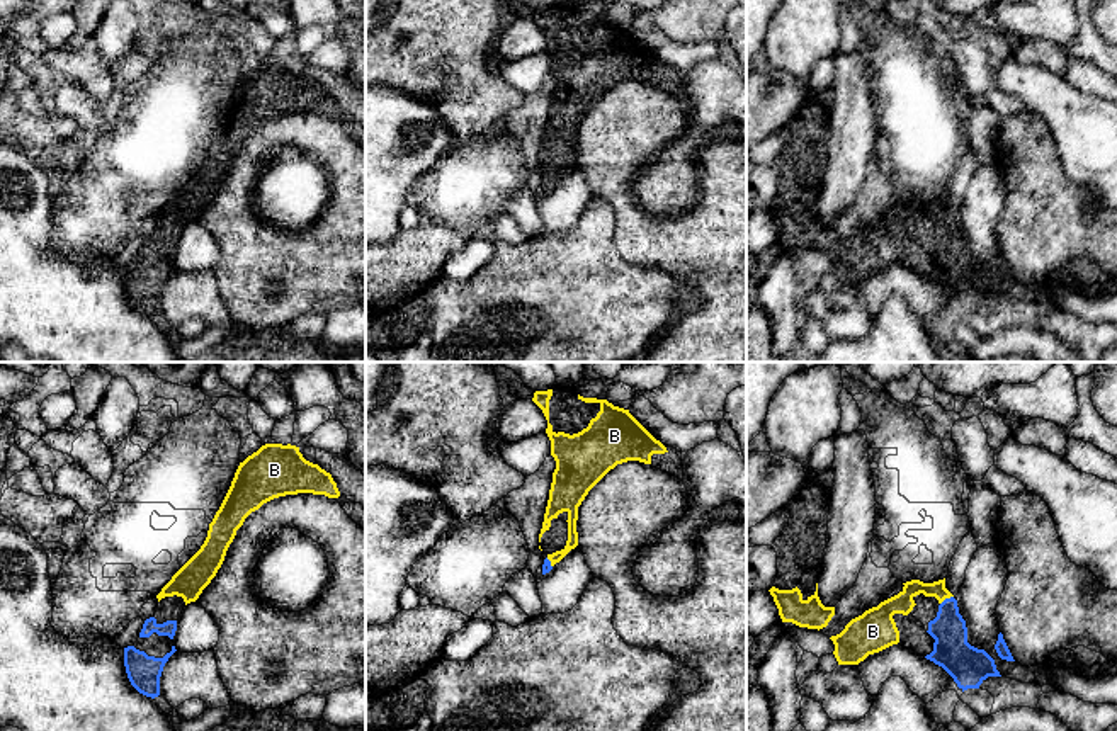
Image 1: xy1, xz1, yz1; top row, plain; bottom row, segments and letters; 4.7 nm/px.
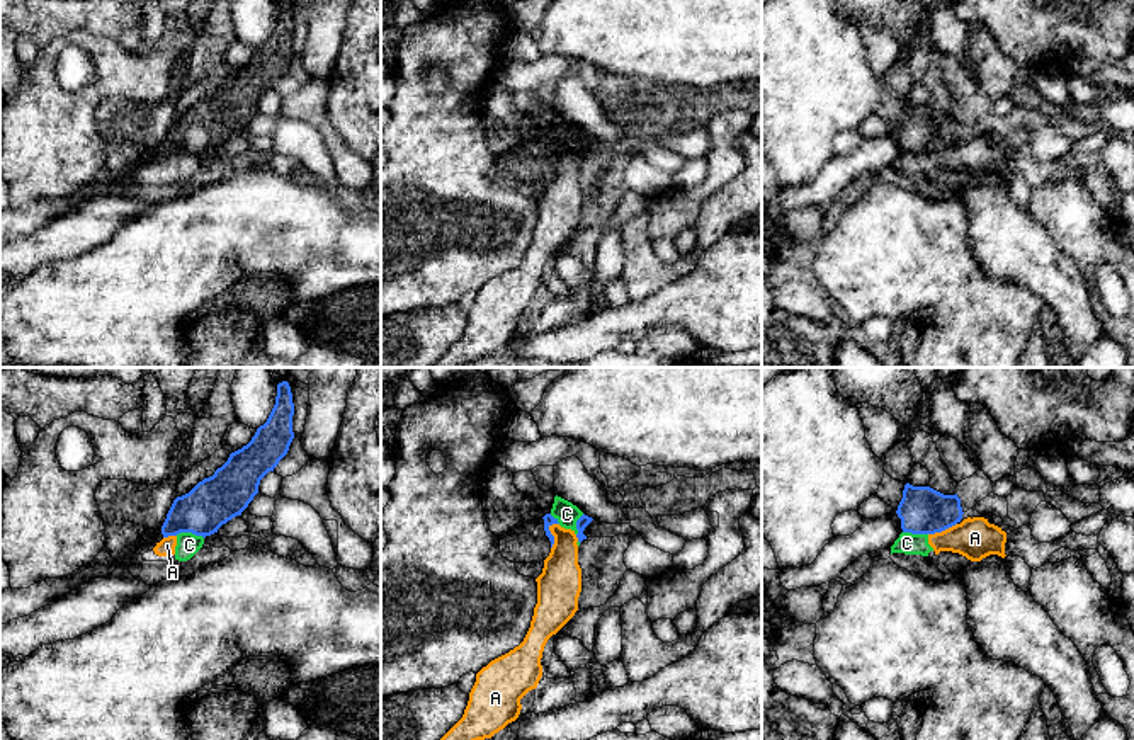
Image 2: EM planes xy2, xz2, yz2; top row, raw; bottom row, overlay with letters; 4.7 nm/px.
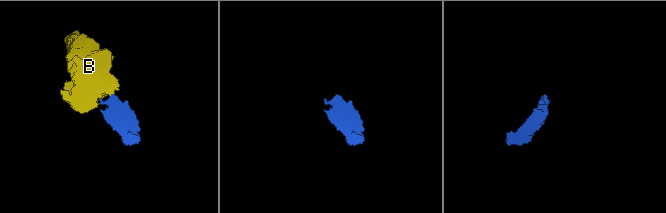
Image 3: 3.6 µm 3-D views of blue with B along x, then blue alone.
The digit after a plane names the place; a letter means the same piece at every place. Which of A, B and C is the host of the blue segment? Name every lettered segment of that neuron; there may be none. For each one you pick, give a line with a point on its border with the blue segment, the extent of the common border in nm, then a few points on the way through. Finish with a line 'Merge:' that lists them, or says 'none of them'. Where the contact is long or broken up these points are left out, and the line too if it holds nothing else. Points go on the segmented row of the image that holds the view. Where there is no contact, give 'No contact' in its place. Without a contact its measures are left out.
B: Touches blue at yz1 (946, 599). Shared border 80 nm
Merge: B

